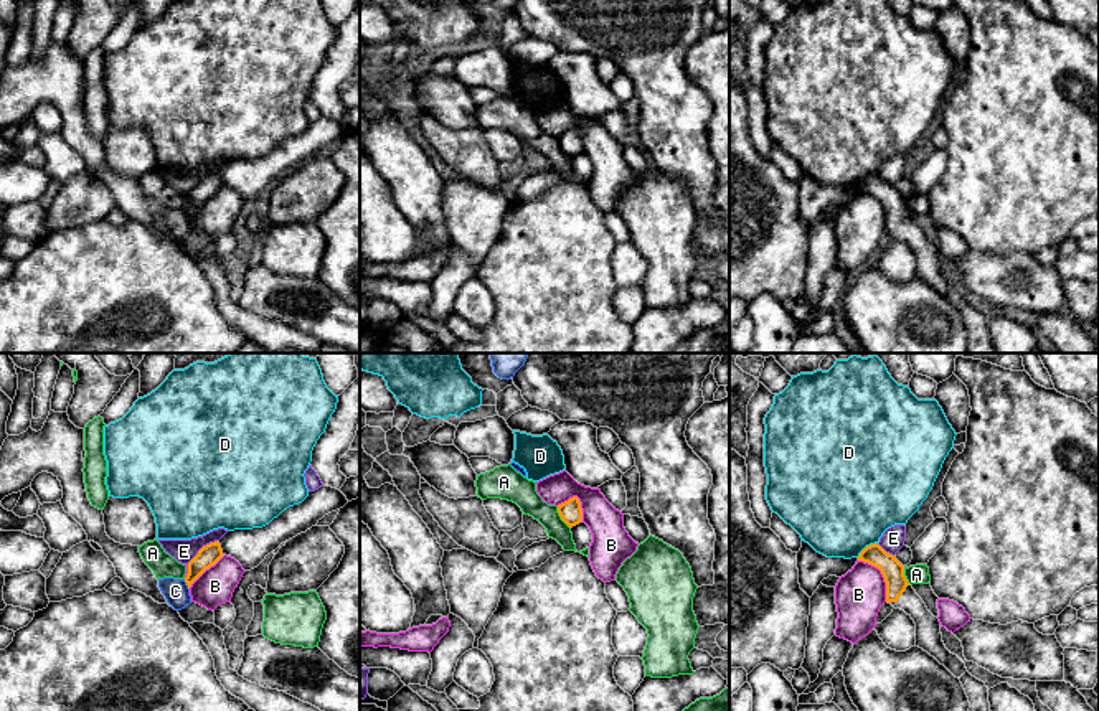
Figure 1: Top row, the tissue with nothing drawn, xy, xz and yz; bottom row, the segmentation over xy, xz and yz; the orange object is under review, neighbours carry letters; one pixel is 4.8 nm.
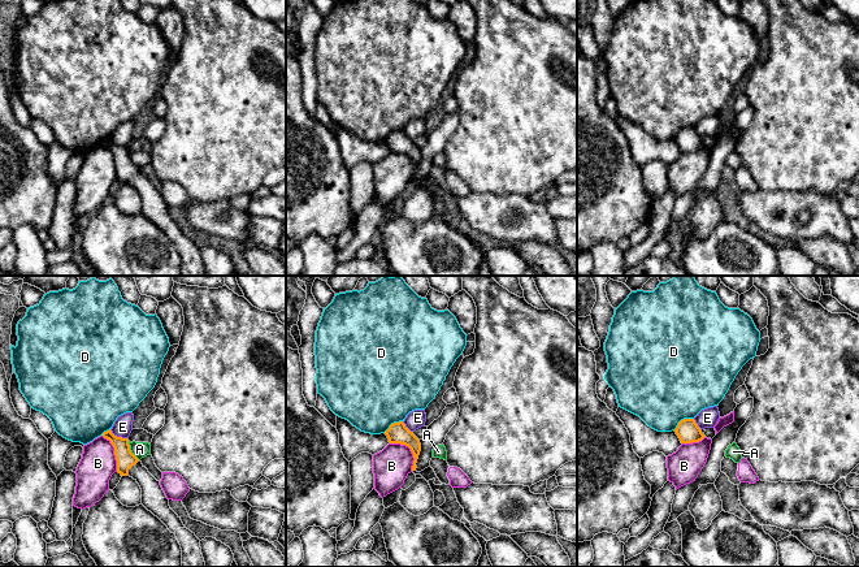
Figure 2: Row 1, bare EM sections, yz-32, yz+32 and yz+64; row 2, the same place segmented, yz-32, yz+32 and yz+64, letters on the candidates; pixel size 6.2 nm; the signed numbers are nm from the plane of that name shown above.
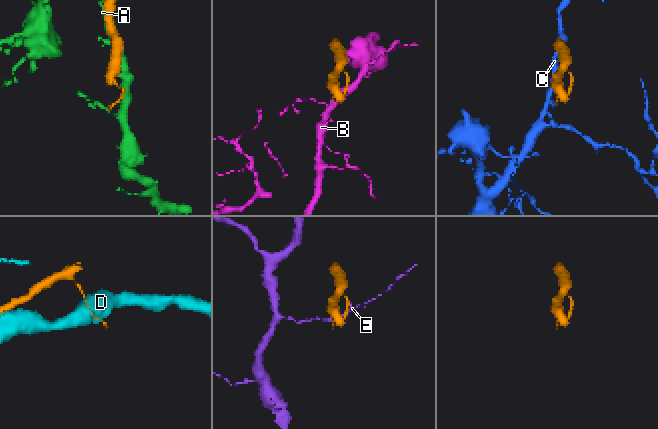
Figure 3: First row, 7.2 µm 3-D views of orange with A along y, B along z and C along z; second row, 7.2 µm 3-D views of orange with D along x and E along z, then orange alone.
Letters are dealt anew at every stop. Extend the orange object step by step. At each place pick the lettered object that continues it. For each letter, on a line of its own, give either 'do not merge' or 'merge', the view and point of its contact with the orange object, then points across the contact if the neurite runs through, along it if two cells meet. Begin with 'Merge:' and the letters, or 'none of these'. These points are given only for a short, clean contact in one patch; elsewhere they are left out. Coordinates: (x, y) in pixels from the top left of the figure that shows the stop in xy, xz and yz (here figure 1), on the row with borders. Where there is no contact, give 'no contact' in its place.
Merge: none of these
A: do not merge; contact xz (561, 518); border xz (556, 507), (561, 520), (570, 528)
B: do not merge; contact yz (883, 576); border yz (858, 560), (873, 565), (880, 571), (886, 601)
C: do not merge; contact xy (187, 584); border xy (183, 579), (188, 589)
D: do not merge; contact yz (867, 546)
E: do not merge; contact xy (202, 548); border xy (218, 540), (205, 545), (187, 563)

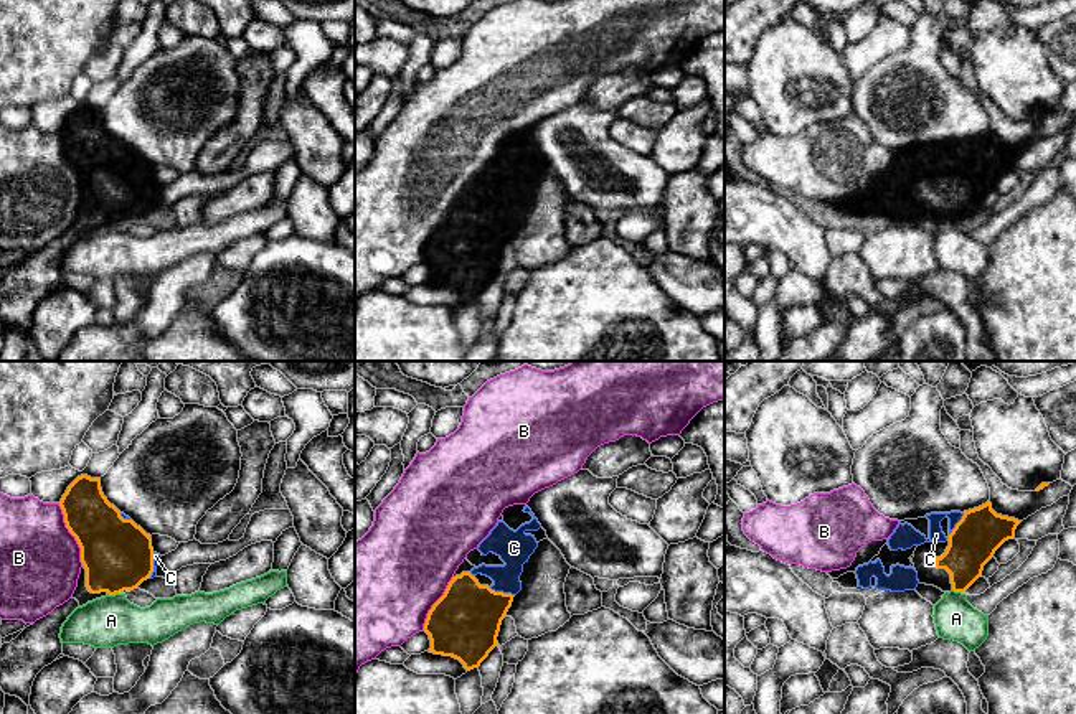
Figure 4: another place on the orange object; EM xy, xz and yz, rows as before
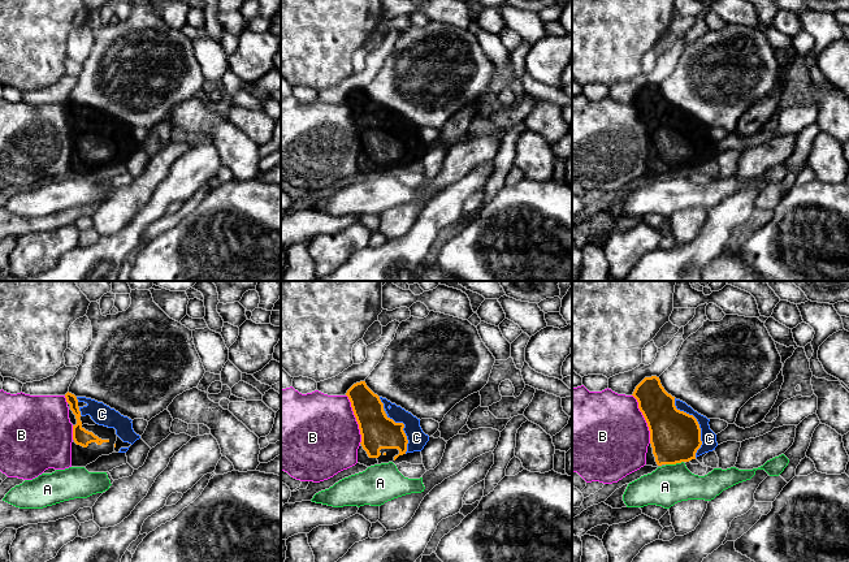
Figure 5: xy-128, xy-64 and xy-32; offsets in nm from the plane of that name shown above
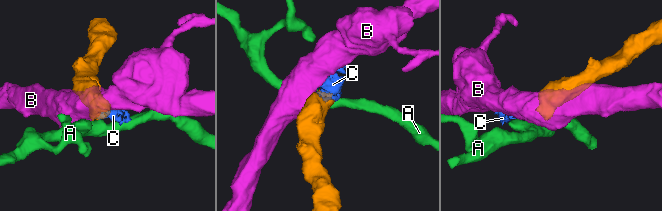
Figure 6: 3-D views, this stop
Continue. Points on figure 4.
Merge: C
A: do not merge; contact xy (114, 594); border xy (119, 592), (109, 596)
B: do not merge; contact xy (71, 533); border xy (58, 503), (65, 526), (80, 548), (80, 561), (83, 564)
C: merge; contact xz (502, 592); way xz (464, 624), (502, 592), (514, 568), (514, 548)

